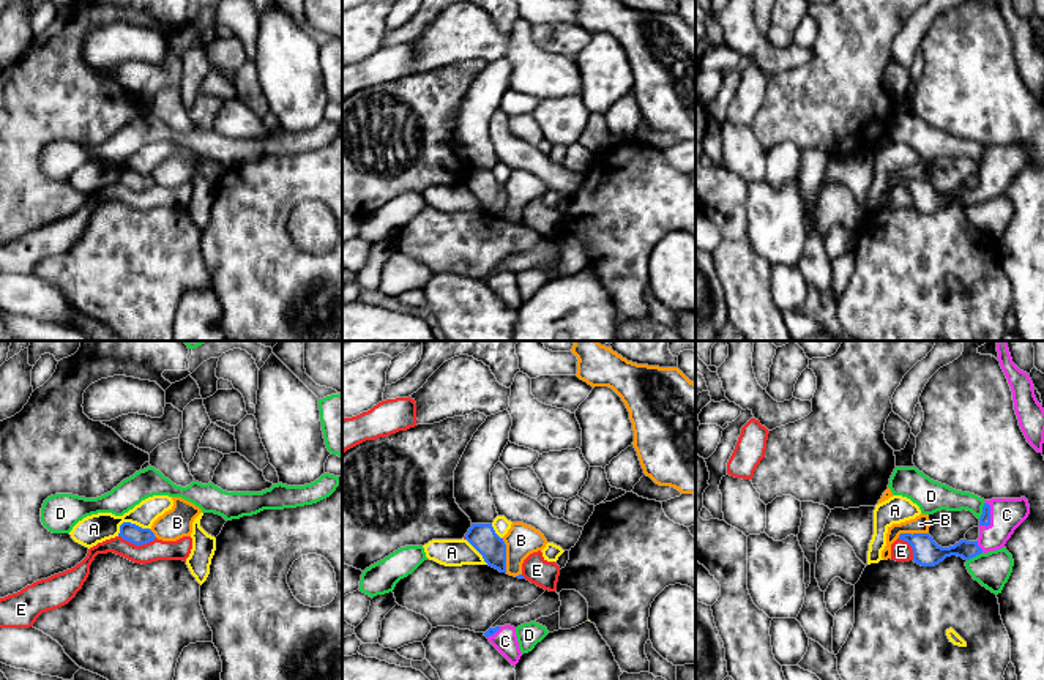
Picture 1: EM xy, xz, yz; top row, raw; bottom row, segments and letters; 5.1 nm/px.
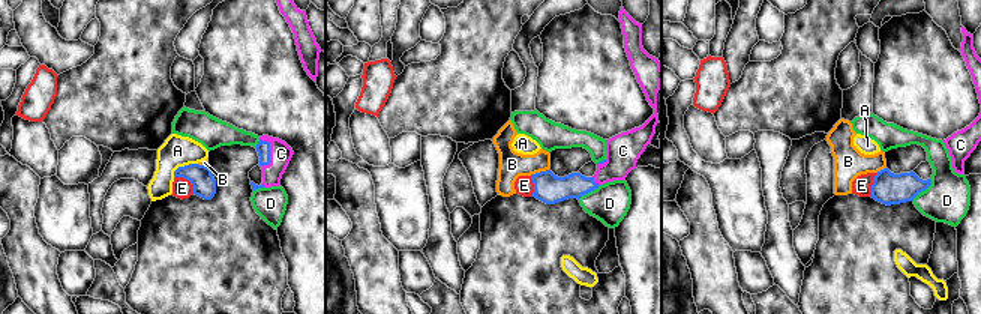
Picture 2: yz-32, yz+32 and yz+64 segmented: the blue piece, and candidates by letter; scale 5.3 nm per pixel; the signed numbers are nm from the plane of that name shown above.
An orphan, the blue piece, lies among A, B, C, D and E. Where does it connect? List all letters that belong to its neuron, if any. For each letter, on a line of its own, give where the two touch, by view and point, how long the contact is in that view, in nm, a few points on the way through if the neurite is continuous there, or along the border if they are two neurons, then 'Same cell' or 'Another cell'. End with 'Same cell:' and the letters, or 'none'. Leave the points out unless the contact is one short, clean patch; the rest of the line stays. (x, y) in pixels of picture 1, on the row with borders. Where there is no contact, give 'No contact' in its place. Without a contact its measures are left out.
A: Touches blue at xy (130, 523). Shared border 170 nm. Another cell
B: Touches blue at xz (505, 556). Shared border 180 nm. Boundary: xz (502, 538), (507, 571). Another cell
C: Touches blue at yz (989, 515). Shared border 140 nm. Path across: yz (984, 519), (989, 515), (1006, 515). Same cell
D: Touches blue at yz (983, 510). Shared border 90 nm. Another cell
E: Touches blue at xy (137, 545). Shared border 190 nm. Another cell
Same cell: C

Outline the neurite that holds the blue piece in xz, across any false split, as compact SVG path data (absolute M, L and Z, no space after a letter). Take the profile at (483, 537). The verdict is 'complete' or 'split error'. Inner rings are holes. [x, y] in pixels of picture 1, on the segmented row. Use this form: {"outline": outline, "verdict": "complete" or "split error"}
{"outline": "M472 524L465 540L483 555L489 566L506 573L506 544L495 533L492 524Z", "verdict": "complete"}

